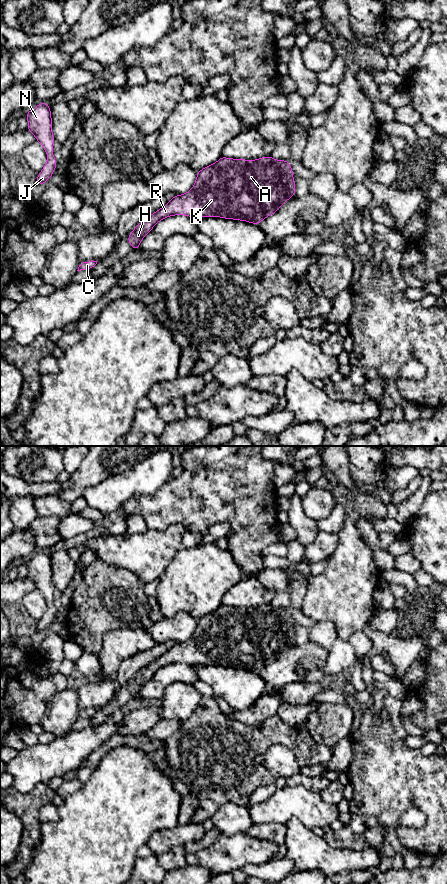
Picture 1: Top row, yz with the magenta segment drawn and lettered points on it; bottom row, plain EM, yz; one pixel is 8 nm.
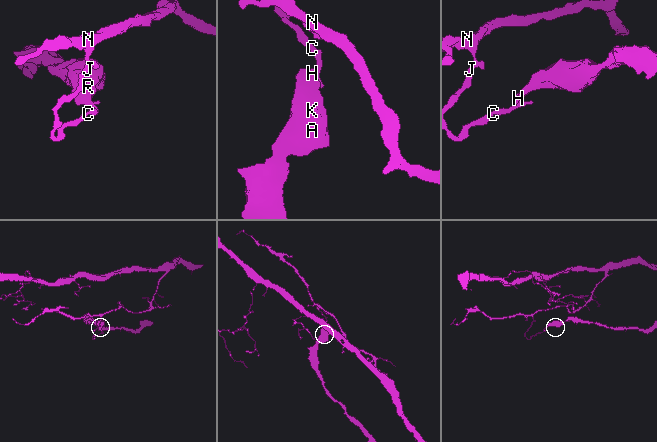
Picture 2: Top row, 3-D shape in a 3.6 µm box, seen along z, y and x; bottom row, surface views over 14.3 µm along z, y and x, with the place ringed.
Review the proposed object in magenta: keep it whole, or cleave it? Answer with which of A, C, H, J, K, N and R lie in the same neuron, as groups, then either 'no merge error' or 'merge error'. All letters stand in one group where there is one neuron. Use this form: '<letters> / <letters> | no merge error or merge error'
A H K R / C J N | merge error

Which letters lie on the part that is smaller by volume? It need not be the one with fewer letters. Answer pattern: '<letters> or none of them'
A, H, K, R

